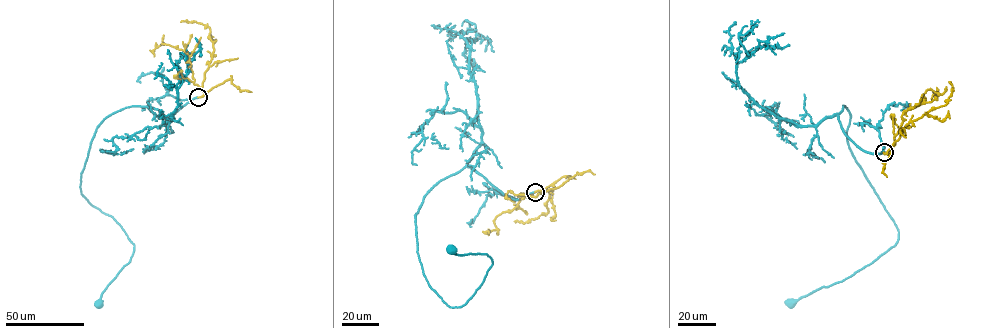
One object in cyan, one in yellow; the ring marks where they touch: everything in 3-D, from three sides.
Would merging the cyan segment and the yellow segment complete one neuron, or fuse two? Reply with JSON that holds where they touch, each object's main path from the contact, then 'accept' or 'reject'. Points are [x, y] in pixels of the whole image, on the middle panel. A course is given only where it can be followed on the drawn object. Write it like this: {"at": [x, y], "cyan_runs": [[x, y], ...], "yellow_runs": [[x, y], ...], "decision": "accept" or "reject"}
{"at": [535, 192], "cyan_runs": [[535, 192], [508, 197], [466, 166], [434, 185], [417, 252], [458, 307], [493, 261], [451, 249]], "yellow_runs": [[535, 192], [542, 191], [538, 193], [541, 193], [547, 189], [548, 212], [524, 222], [514, 221]], "decision": "accept"}

